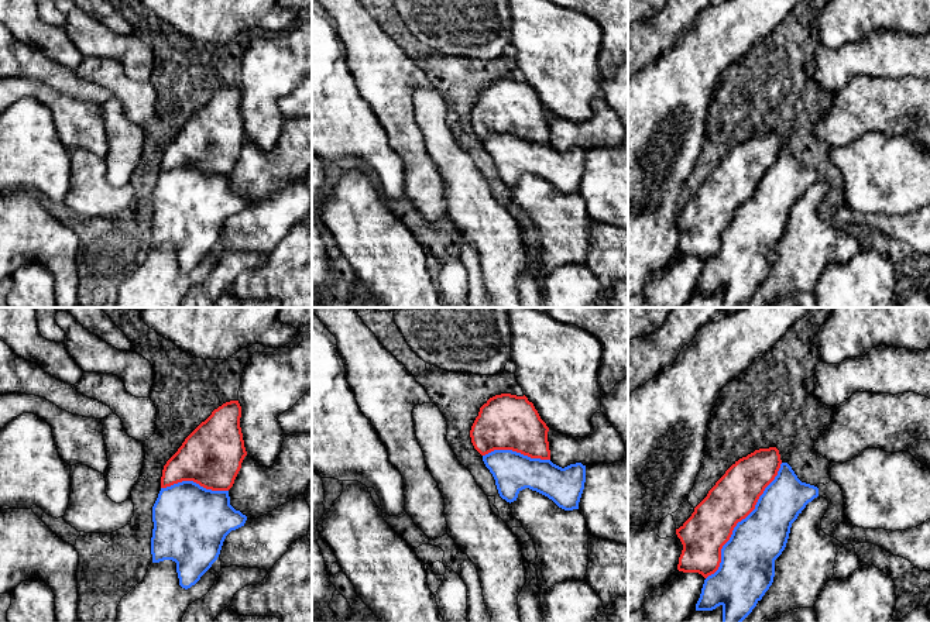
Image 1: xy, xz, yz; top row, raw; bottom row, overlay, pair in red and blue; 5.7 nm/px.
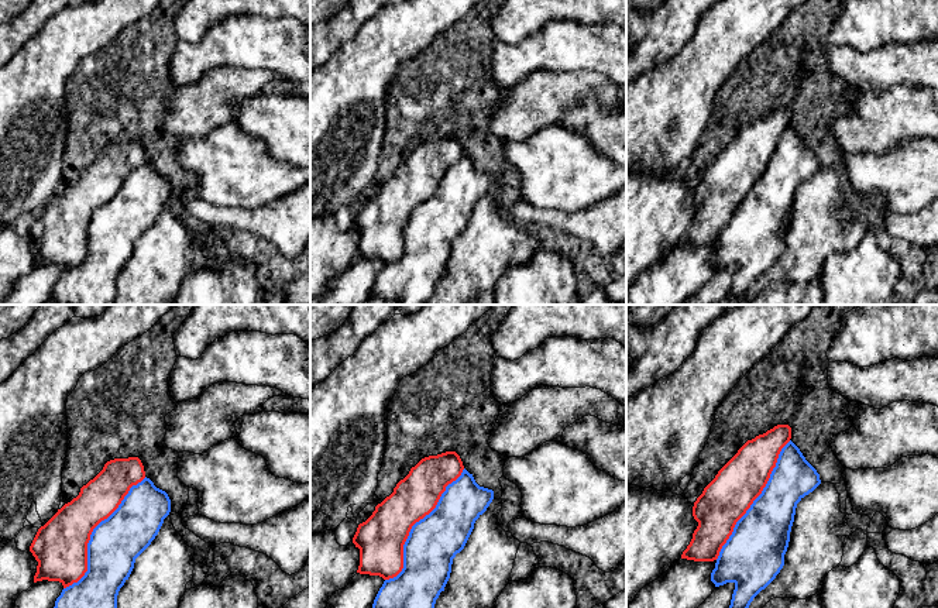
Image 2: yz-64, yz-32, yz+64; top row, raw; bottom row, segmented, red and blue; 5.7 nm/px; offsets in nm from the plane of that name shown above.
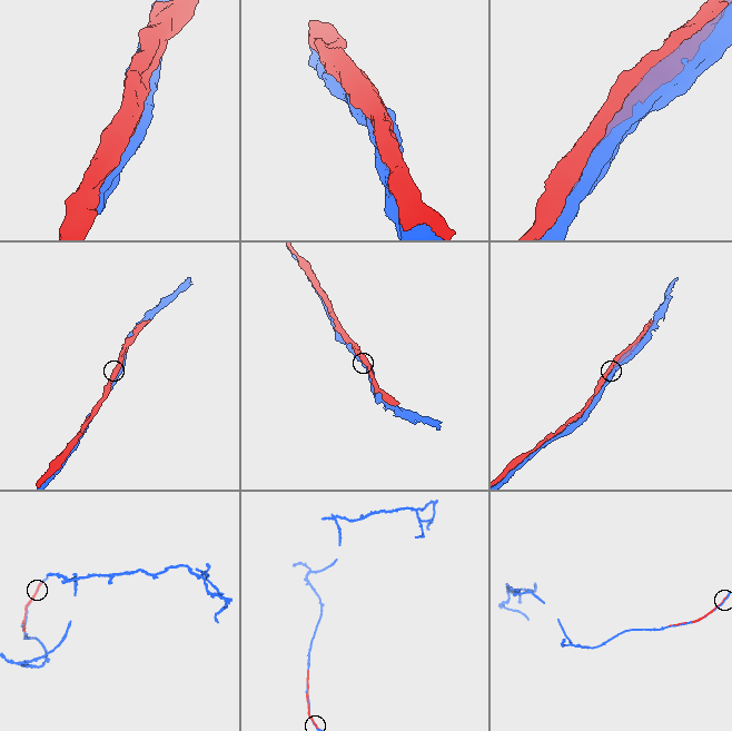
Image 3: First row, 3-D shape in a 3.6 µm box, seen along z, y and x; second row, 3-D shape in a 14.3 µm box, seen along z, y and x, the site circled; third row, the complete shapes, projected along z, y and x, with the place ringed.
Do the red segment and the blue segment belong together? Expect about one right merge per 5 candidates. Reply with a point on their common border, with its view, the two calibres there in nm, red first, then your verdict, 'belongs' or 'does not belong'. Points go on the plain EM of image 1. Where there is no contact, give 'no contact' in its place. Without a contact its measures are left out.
yz (740, 205) | 260/300 nm | does not belong

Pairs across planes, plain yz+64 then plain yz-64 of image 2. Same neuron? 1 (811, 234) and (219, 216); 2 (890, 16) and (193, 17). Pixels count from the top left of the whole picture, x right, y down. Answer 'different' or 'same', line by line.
1: different
2: same

